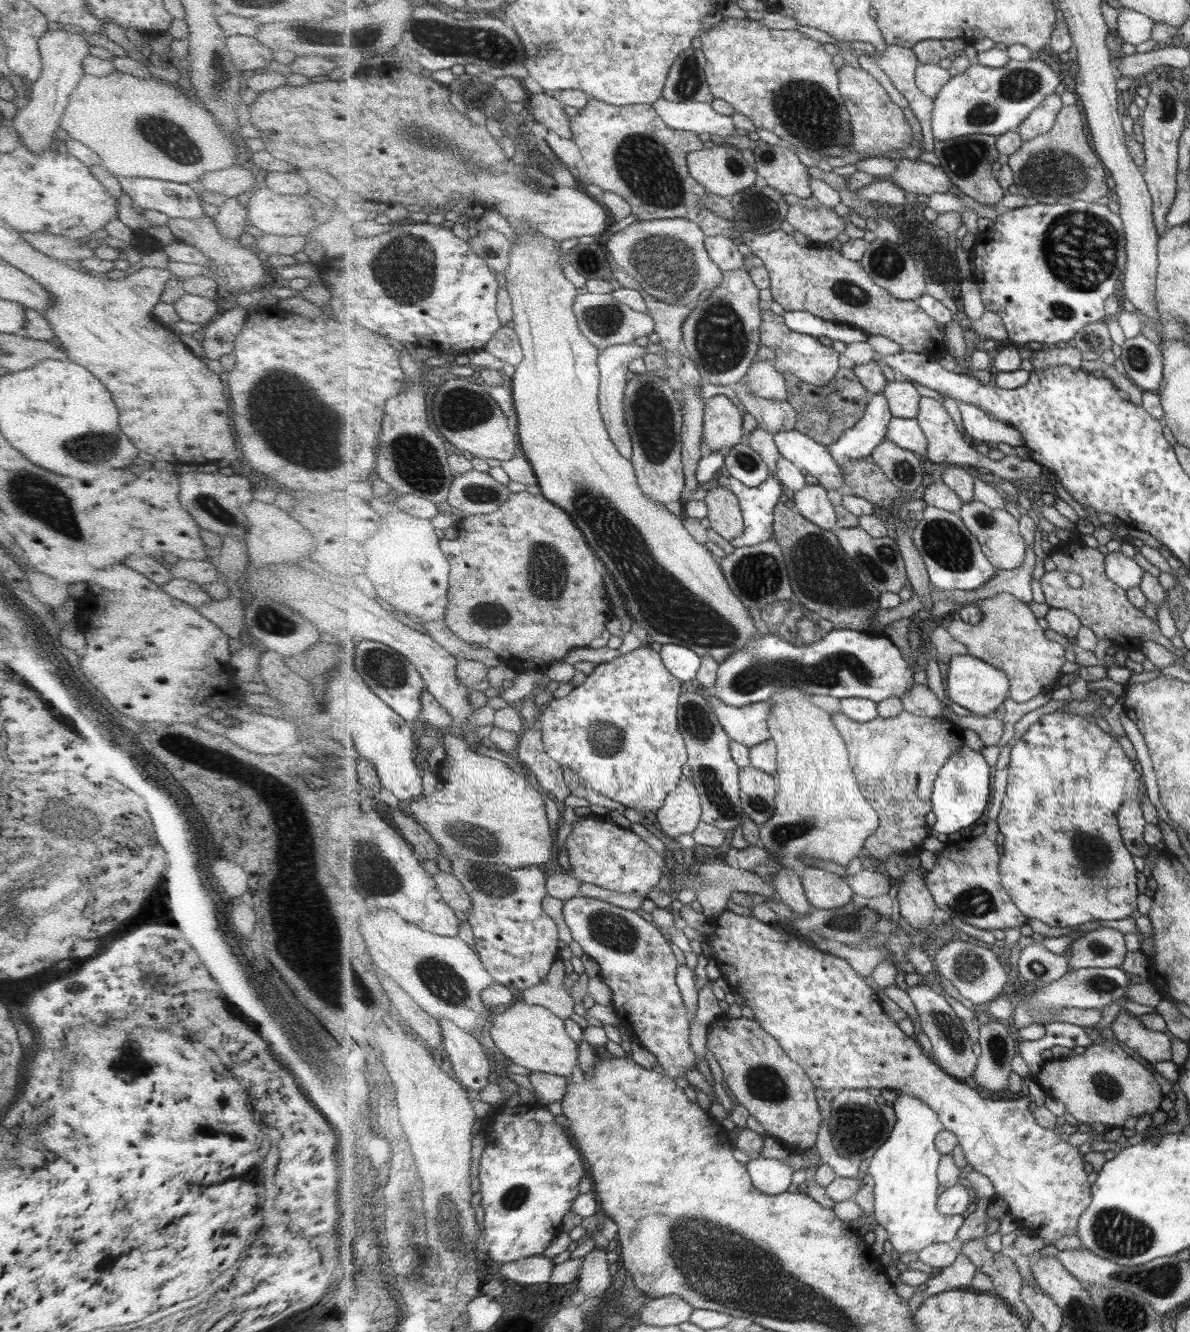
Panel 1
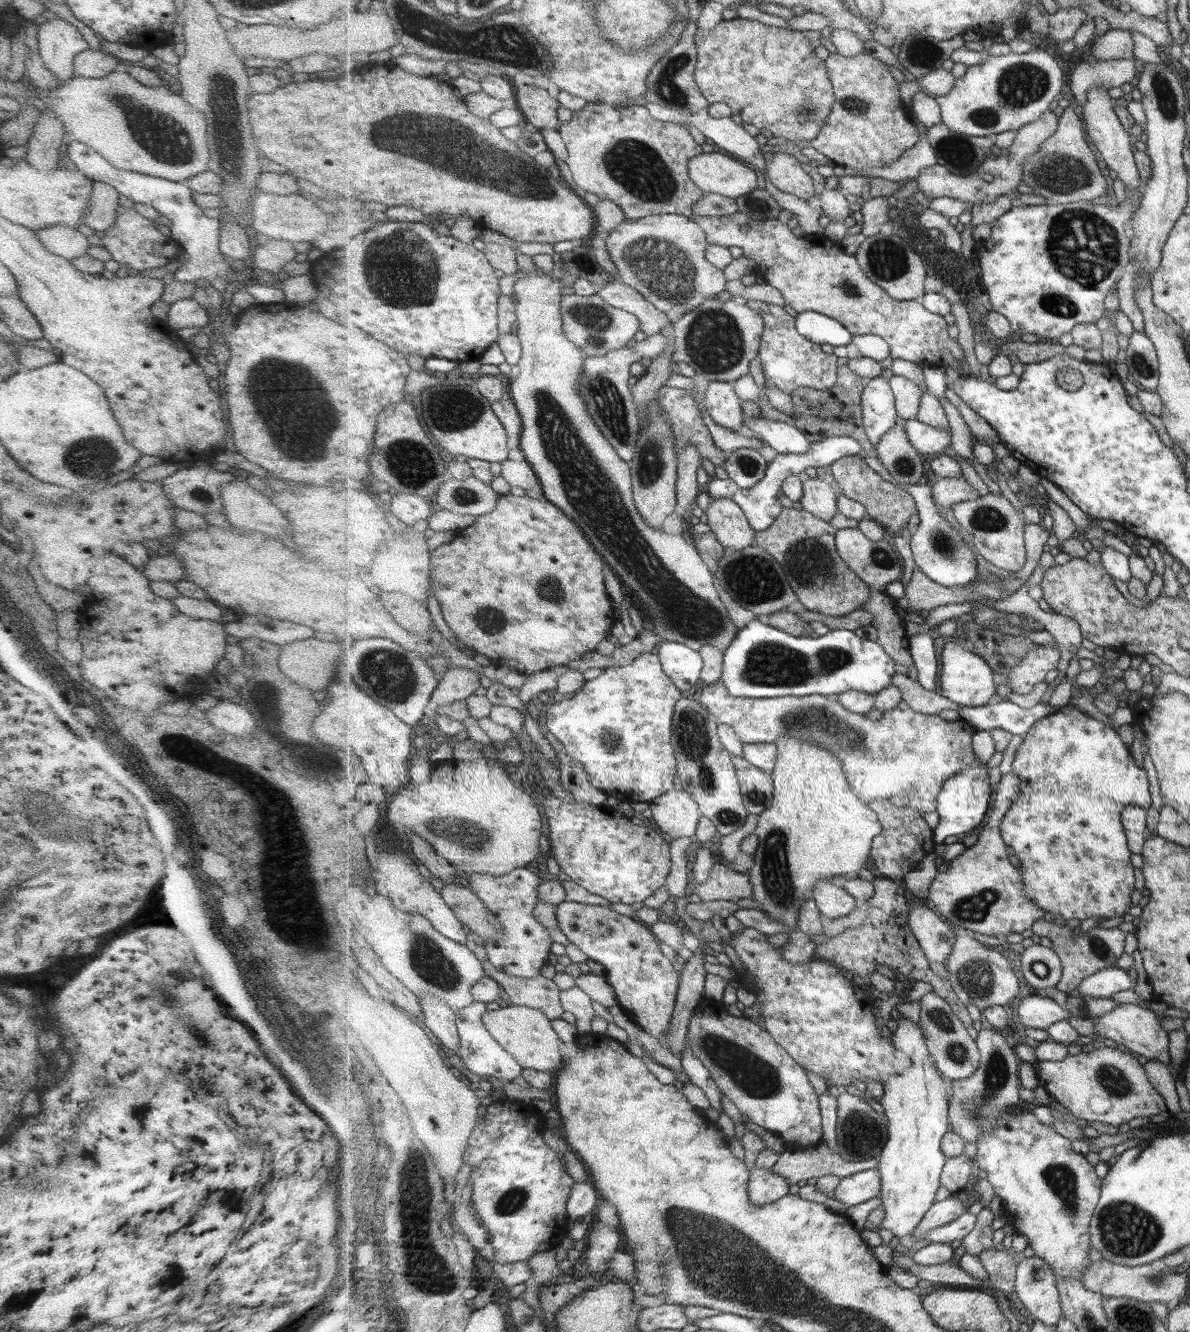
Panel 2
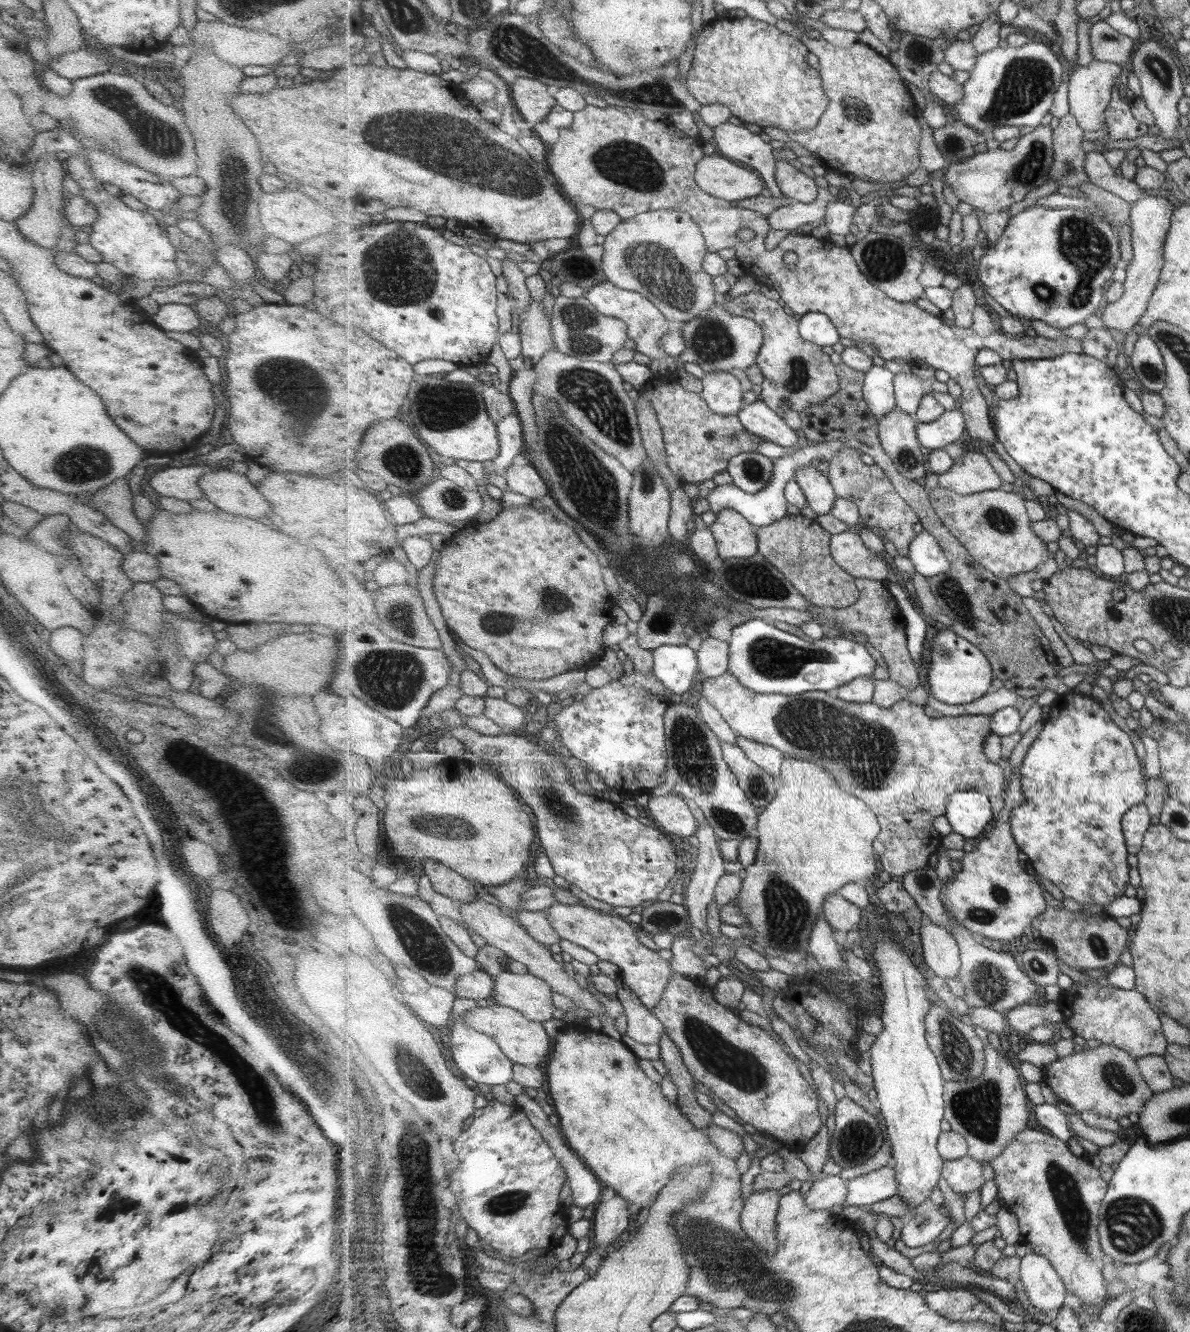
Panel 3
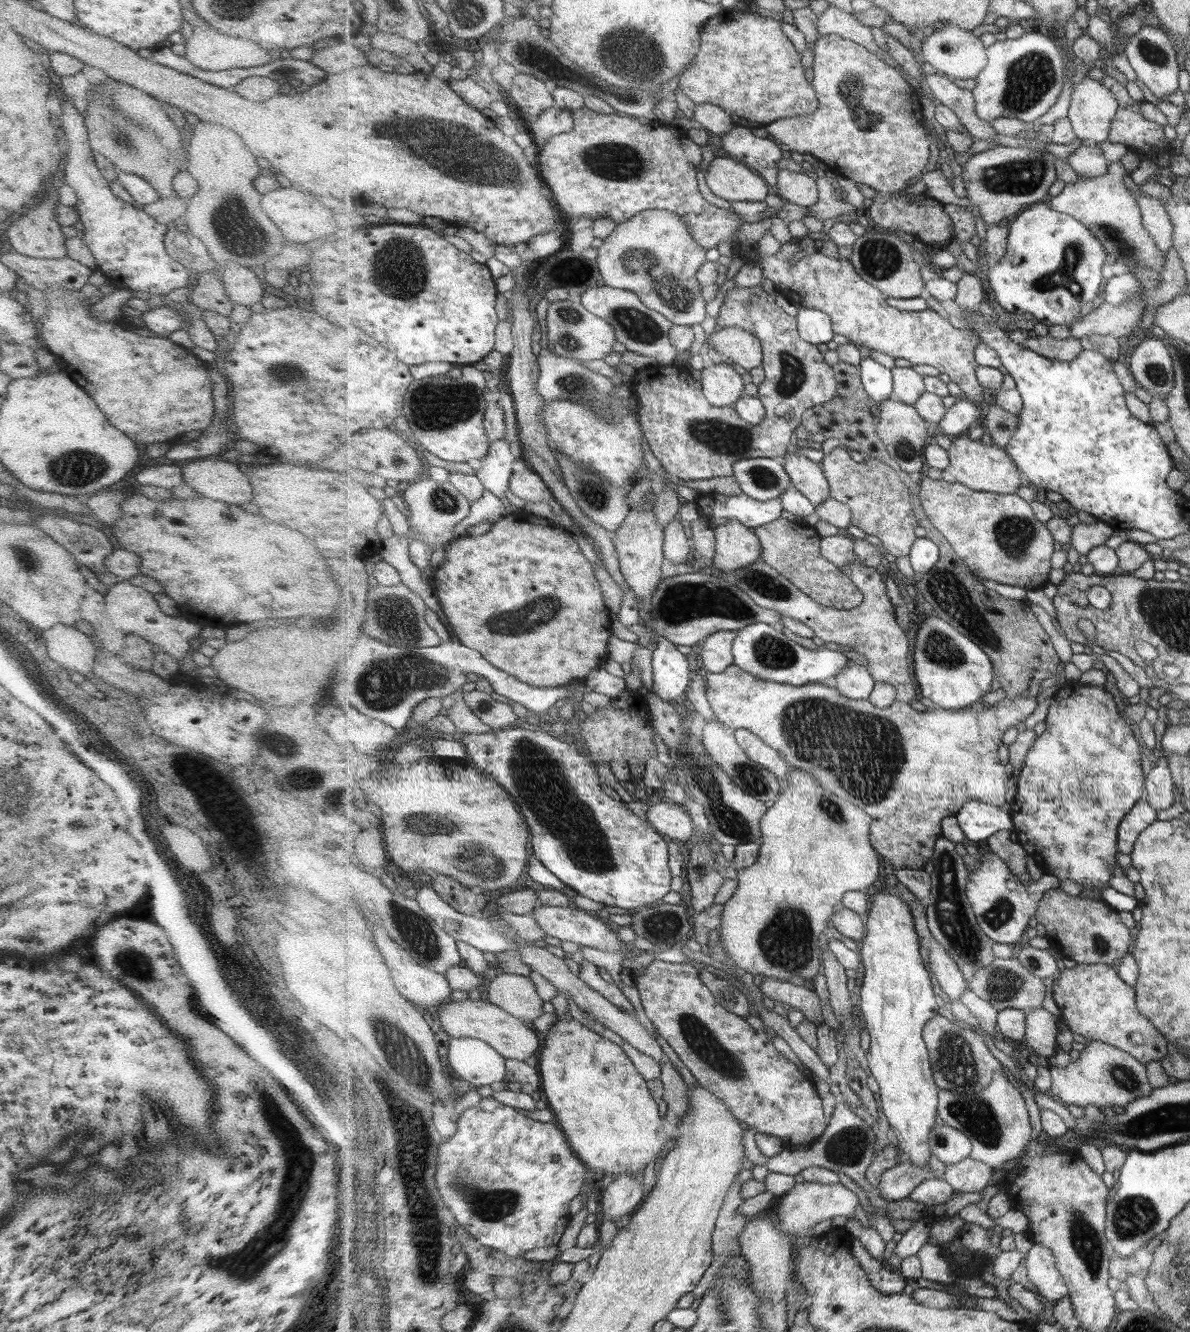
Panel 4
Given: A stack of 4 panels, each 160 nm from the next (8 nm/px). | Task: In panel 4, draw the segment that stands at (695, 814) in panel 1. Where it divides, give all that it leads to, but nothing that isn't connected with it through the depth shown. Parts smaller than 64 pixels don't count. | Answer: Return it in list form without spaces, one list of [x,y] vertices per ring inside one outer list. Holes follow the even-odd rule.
[[[659,802],[647,810],[646,818],[661,835],[668,836],[671,840],[679,840],[682,863],[686,864],[690,850],[684,848],[683,842],[687,842],[693,836],[695,828],[694,819],[685,807],[681,804],[678,806],[675,803]]]

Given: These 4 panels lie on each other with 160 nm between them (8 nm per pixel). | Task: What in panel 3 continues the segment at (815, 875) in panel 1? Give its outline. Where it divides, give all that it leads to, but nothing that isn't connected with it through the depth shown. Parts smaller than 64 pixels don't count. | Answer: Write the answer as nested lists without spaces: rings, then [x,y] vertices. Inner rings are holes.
[[[840,893],[832,894],[824,908],[824,916],[829,925],[845,933],[855,931],[861,922],[861,916],[864,915],[864,910],[843,898]]]

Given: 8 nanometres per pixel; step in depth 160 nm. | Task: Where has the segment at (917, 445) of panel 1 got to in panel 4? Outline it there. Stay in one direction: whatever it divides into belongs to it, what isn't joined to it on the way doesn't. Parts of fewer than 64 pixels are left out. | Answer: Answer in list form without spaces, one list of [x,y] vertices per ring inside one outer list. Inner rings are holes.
[[[957,399],[940,422],[939,432],[953,436],[967,434],[976,424],[982,424],[984,416],[985,413],[981,411],[981,407],[977,403]]]

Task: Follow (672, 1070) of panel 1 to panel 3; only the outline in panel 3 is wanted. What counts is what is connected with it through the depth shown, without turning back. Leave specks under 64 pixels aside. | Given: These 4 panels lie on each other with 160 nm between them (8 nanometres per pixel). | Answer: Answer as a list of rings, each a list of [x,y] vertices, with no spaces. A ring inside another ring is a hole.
[[[555,903],[548,911],[549,923],[563,940],[569,940],[586,950],[594,959],[607,961],[619,967],[619,977],[633,990],[633,994],[650,1011],[661,1002],[670,978],[675,974],[669,960],[663,960],[656,951],[645,948],[637,938],[637,926],[627,918],[616,914],[602,913],[584,904],[567,905]]]

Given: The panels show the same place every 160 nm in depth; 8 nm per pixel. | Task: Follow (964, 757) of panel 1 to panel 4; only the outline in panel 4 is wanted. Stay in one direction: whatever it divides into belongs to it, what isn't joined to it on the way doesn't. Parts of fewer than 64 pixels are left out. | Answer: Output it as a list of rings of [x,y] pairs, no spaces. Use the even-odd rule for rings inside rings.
[[[968,802],[955,816],[966,838],[975,842],[987,840],[1001,830],[1014,830],[1010,811],[985,802]]]

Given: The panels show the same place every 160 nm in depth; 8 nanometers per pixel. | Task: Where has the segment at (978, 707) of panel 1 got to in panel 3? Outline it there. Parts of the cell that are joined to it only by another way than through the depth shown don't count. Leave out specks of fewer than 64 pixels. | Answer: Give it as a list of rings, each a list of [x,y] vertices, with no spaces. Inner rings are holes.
[[[948,627],[934,636],[928,670],[930,695],[945,704],[961,706],[975,702],[991,692],[993,680],[995,677],[992,662],[978,646],[975,646],[975,643],[963,638],[962,635]]]

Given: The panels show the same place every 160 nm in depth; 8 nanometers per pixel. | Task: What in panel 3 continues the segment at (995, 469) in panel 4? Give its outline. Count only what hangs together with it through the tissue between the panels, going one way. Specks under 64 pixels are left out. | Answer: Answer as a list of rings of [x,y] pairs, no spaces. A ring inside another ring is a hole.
[[[973,450],[955,461],[952,470],[938,476],[938,484],[963,496],[1006,487],[989,458]]]

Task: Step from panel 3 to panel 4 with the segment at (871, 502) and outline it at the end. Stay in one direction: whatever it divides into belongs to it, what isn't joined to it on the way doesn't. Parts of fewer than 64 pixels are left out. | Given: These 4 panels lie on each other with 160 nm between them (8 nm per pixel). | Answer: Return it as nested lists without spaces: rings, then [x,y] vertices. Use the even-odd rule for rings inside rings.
[[[835,447],[821,463],[831,486],[831,497],[847,505],[853,513],[852,525],[878,537],[887,552],[897,558],[909,556],[918,539],[915,530],[920,522],[915,516],[907,484],[902,482],[891,465],[871,457],[865,457],[866,461],[858,464],[853,462],[849,451],[847,447]]]

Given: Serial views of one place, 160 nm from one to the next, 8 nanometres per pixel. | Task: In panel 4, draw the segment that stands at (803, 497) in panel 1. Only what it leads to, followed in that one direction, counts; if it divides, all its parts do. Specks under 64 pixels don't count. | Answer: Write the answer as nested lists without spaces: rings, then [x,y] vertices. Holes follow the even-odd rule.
[[[789,451],[784,466],[792,484],[809,498],[813,505],[819,506],[831,497],[831,486],[821,463]]]

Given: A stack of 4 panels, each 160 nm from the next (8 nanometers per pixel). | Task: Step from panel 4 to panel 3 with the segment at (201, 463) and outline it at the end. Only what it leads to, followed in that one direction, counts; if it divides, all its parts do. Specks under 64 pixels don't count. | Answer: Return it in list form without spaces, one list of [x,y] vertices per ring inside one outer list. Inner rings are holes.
[[[230,468],[213,469],[213,472],[202,474],[198,478],[198,487],[202,496],[222,511],[253,520],[269,512],[269,504],[255,485],[244,474]]]

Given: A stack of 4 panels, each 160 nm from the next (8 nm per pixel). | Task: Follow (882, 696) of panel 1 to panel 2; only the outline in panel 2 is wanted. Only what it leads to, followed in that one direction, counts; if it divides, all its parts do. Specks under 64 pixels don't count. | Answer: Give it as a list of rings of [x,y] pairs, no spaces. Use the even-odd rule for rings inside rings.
[[[754,620],[739,631],[725,651],[722,679],[732,695],[743,698],[806,697],[817,693],[829,696],[848,690],[860,690],[876,696],[892,683],[895,665],[894,658],[877,640],[860,638],[852,630],[833,630],[817,638],[795,637],[768,623],[763,624],[761,620]]]

